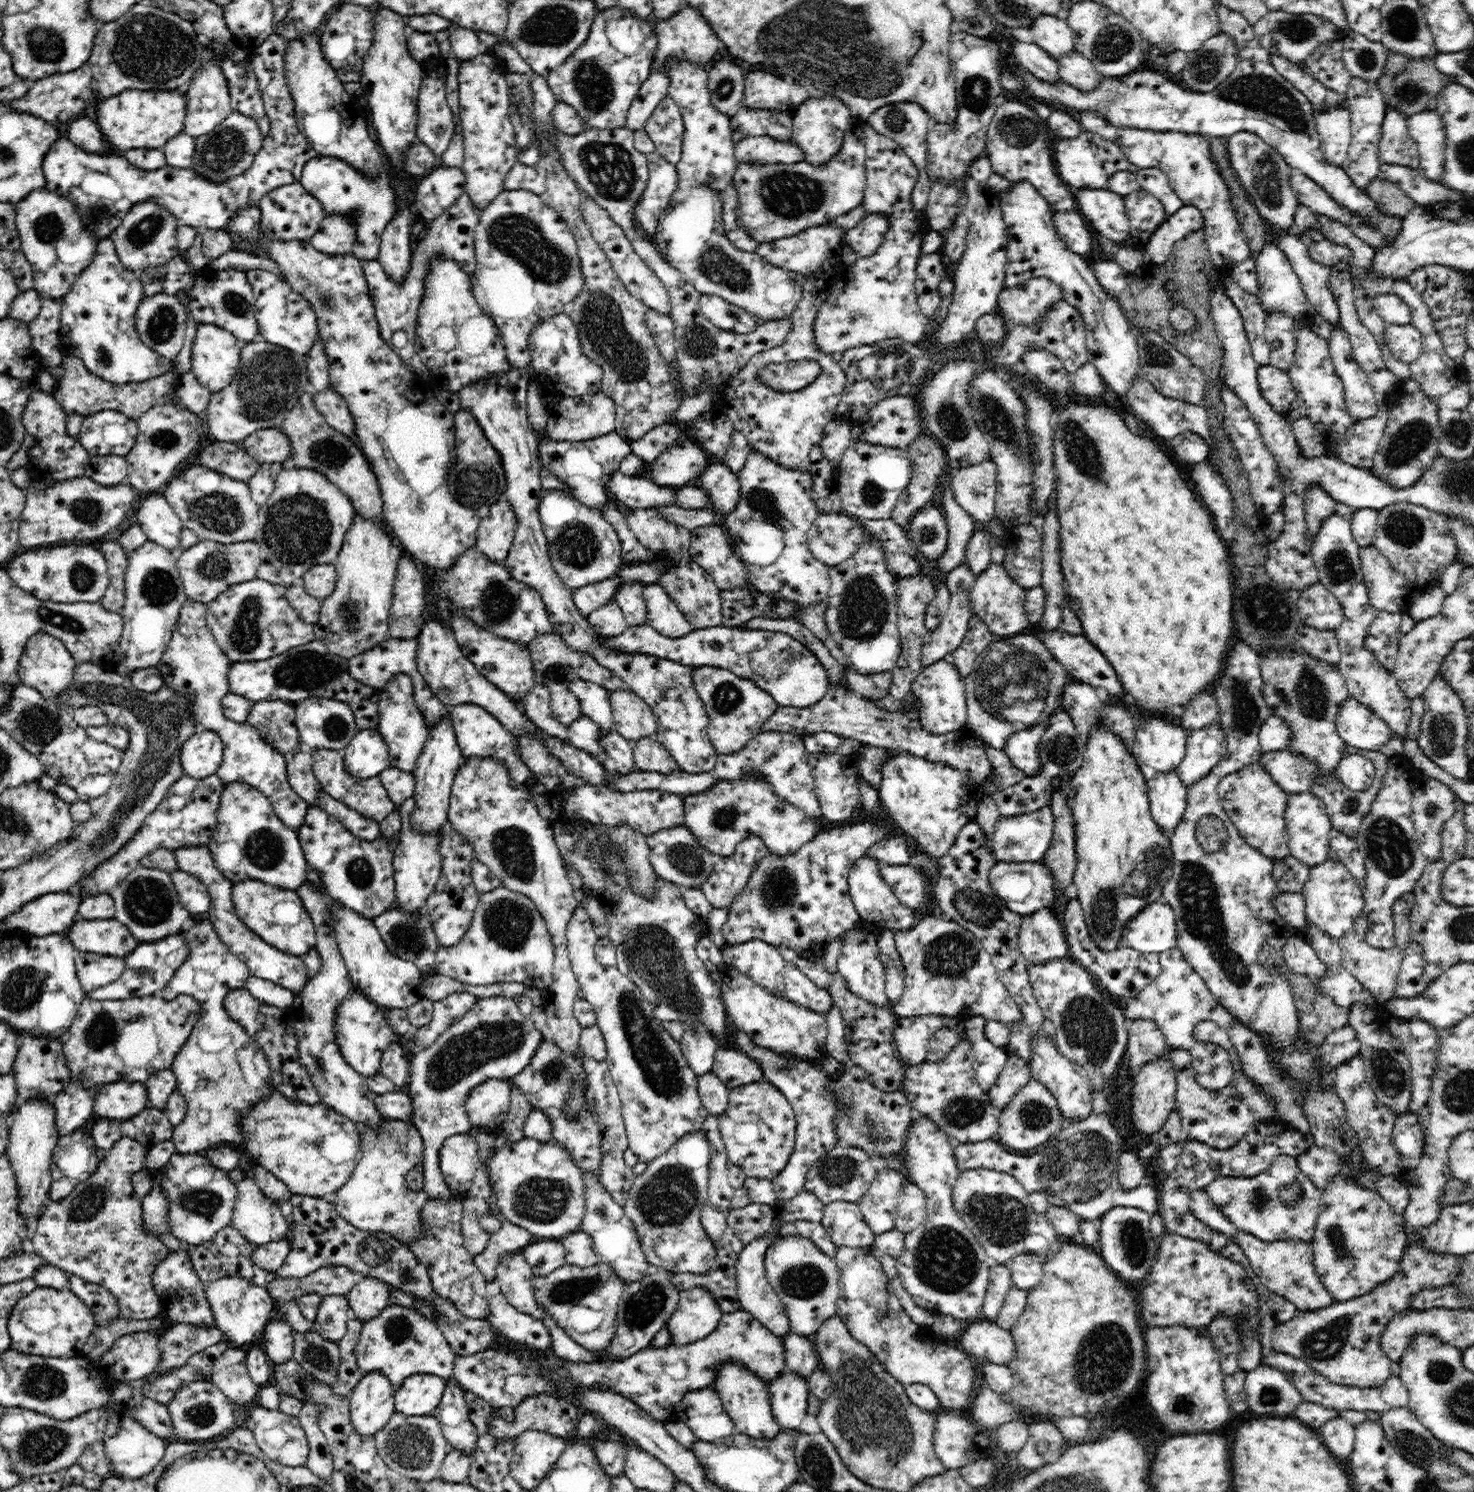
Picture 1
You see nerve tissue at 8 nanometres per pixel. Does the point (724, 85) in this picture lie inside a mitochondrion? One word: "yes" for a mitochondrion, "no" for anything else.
yes

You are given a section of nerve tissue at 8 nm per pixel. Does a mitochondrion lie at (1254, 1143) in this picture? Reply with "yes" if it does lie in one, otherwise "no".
yes

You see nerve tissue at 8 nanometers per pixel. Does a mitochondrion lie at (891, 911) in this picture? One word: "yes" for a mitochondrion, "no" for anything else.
no

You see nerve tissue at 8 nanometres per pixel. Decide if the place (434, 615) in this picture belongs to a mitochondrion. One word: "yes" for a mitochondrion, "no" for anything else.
no

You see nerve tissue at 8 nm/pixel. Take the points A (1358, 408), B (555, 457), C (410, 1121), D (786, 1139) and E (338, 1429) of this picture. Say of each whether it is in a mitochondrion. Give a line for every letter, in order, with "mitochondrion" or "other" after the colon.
A: other
B: other
C: other
D: other
E: other

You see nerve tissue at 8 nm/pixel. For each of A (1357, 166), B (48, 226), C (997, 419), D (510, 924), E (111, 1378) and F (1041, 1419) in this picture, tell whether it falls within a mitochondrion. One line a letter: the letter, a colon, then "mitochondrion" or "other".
A: mitochondrion
B: mitochondrion
C: mitochondrion
D: mitochondrion
E: other
F: other

